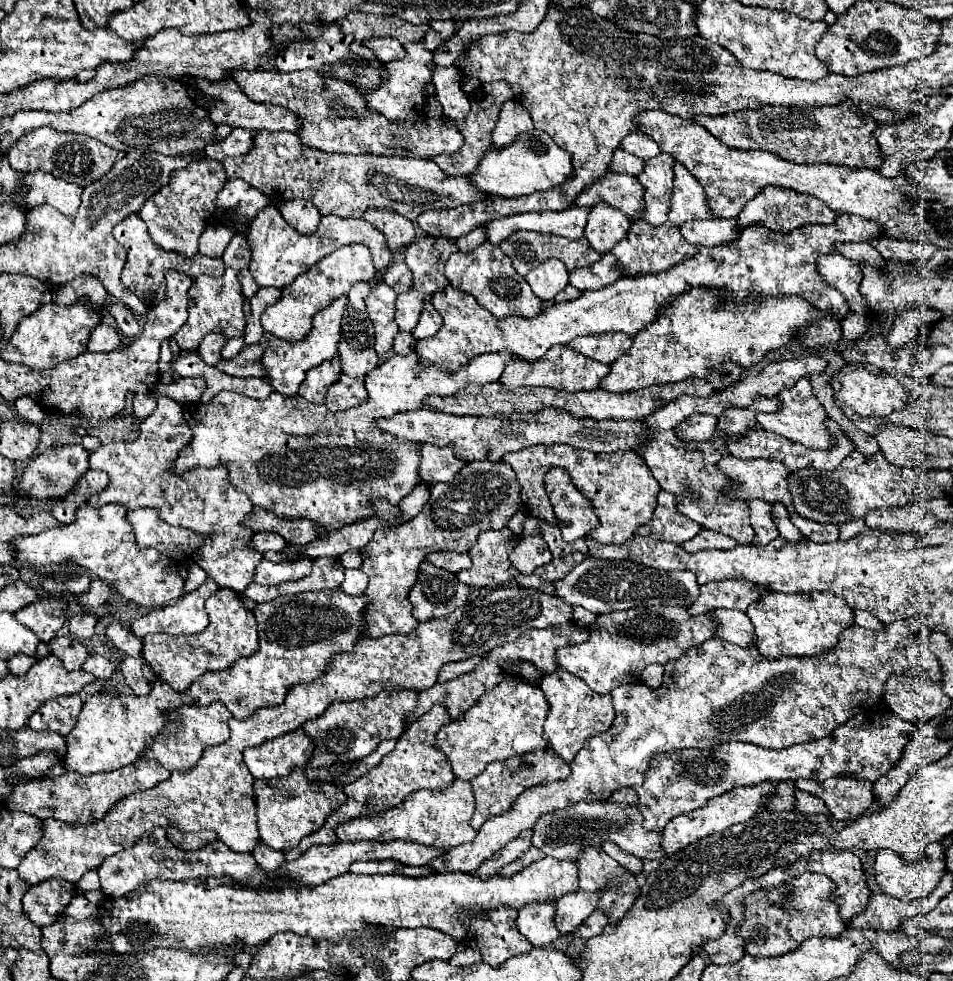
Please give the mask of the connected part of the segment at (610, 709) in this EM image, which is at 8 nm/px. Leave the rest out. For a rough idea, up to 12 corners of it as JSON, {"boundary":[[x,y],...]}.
{"boundary":[[544,676],[550,710],[544,732],[566,762],[608,730],[611,694],[578,676]]}

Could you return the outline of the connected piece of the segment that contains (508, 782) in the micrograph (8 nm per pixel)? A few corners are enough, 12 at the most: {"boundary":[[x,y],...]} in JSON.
{"boundary":[[550,748],[492,762],[472,780],[478,830],[530,786],[568,778]]}

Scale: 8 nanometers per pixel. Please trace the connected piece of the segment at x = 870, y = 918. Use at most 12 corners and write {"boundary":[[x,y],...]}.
{"boundary":[[872,894],[866,912],[850,920],[850,928],[894,932],[896,898]]}

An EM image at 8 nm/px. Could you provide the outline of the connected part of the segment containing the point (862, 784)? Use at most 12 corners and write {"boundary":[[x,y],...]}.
{"boundary":[[852,776],[796,786],[824,800],[844,822],[874,802],[872,784]]}

